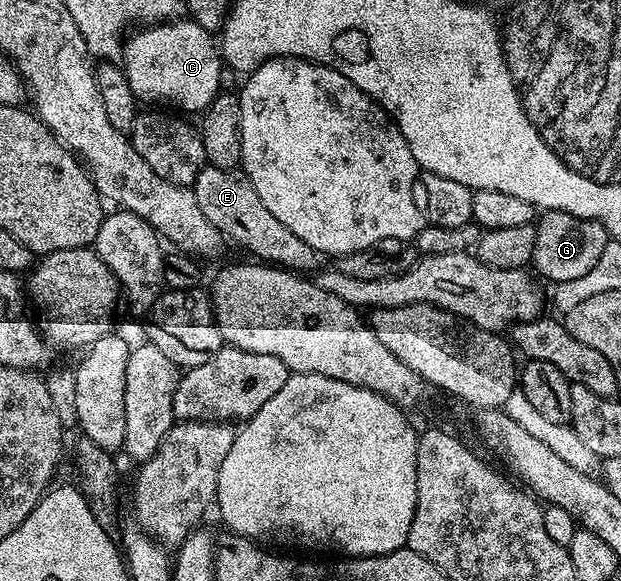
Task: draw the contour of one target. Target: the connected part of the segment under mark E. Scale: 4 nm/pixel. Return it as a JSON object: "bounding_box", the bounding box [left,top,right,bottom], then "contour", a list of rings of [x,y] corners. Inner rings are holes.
{"bounding_box":[192,164,319,272],"contour":[[[207,164],[200,176],[196,176],[192,189],[204,216],[212,220],[212,224],[223,236],[229,241],[231,238],[236,245],[243,246],[255,259],[295,272],[314,272],[319,269],[318,251],[304,244],[304,240],[300,240],[296,232],[288,232],[288,228],[284,228],[284,224],[280,224],[280,220],[276,220],[276,216],[268,212],[268,207],[260,201],[256,188],[252,188],[248,176],[241,169],[226,169]]]}

